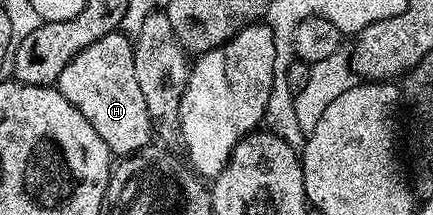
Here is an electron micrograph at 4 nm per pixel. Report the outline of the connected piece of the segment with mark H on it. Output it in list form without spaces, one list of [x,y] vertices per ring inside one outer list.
[[[123,32],[101,36],[89,48],[77,52],[65,64],[65,72],[61,72],[57,88],[89,124],[93,124],[93,132],[105,140],[112,155],[130,156],[146,146],[152,145],[153,127],[149,108],[145,108],[145,96],[141,96],[141,88],[137,85],[137,76],[133,72],[132,39]]]

